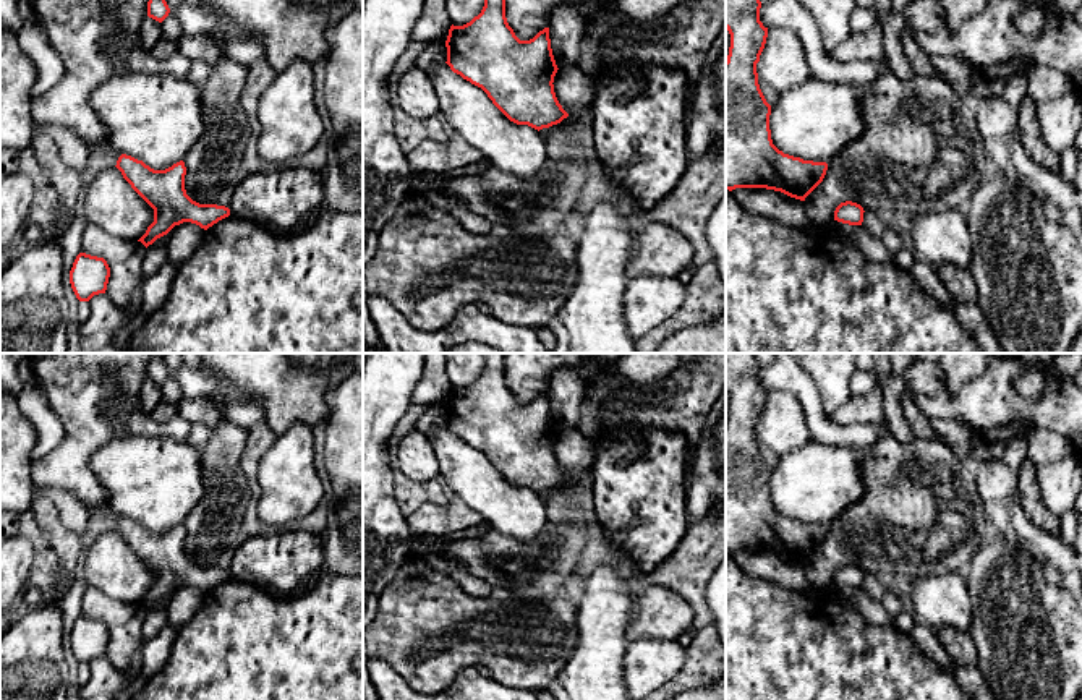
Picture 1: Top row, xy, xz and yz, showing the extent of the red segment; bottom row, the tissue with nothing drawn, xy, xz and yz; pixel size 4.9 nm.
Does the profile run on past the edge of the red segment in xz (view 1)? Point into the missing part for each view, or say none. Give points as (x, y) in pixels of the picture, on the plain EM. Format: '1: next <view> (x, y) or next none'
1: next none

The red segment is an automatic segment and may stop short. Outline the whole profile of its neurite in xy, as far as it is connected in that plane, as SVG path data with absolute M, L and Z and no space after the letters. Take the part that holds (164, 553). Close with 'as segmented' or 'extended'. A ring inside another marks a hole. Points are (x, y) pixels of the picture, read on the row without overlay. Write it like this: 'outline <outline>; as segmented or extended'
outline M121 517L115 530L131 551L154 572L154 585L138 603L146 611L183 585L191 585L207 593L230 578L230 572L225 569L199 567L186 557L186 530L183 523L165 533L154 533L143 523Z; as segmented

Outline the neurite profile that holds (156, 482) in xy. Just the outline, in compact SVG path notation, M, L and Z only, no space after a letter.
M115 438L94 452L91 472L120 517L165 533L204 499L201 450L168 438Z

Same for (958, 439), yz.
M930 420L938 442L944 444L957 459L969 460L973 433L962 428L956 420Z

